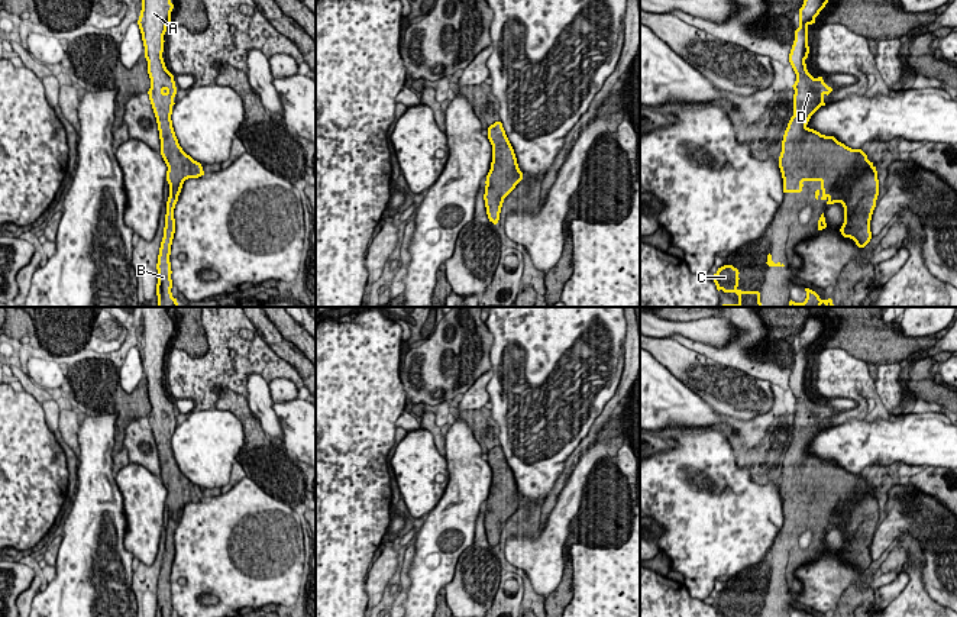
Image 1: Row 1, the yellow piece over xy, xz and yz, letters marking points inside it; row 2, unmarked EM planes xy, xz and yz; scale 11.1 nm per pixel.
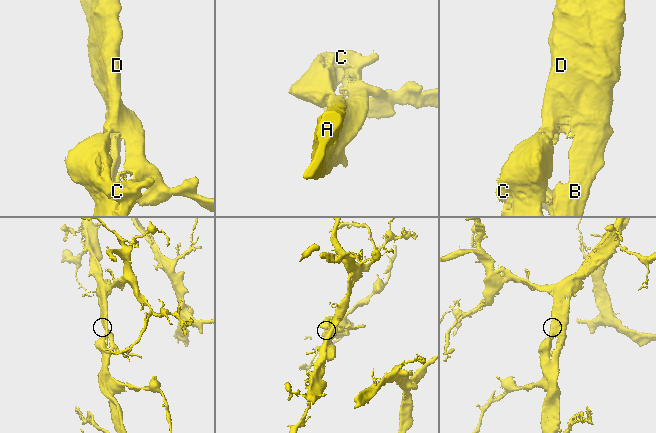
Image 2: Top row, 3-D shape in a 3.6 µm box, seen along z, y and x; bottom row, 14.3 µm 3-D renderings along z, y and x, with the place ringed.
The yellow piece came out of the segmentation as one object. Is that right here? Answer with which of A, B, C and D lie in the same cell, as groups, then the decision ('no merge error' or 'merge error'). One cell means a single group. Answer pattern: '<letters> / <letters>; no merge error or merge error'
A B C D; no merge error

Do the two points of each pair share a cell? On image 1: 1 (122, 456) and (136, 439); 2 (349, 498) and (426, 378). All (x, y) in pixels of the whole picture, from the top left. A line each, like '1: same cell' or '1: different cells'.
1: different cells
2: different cells

